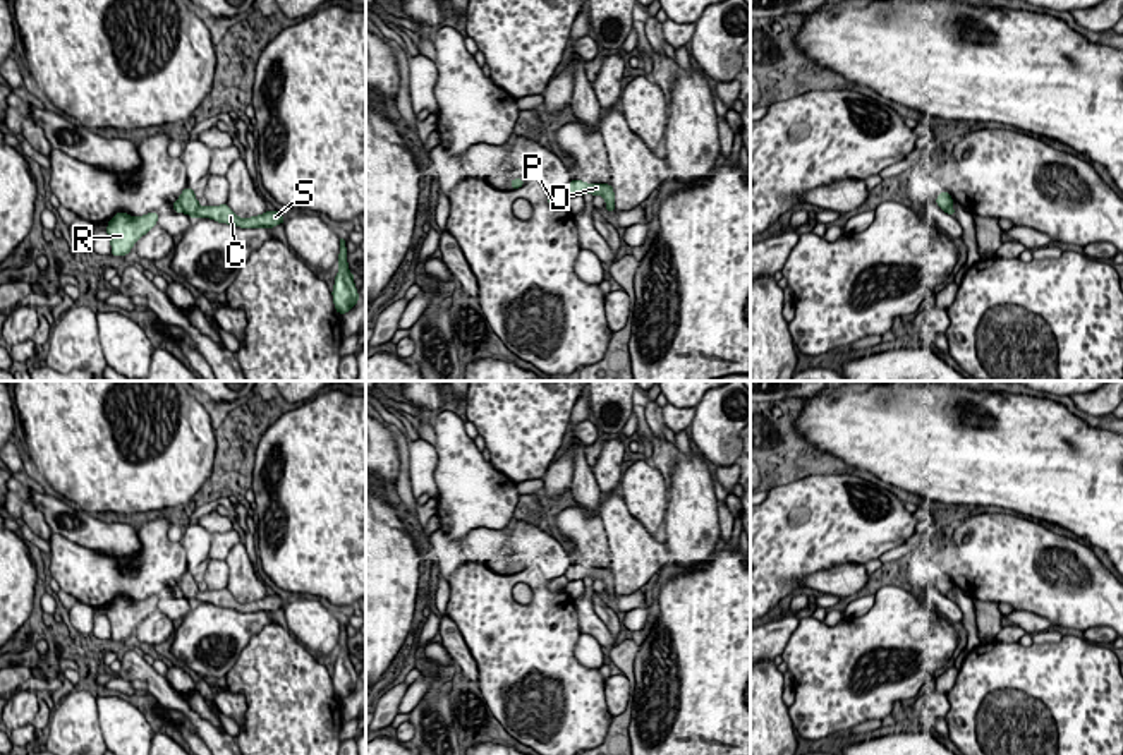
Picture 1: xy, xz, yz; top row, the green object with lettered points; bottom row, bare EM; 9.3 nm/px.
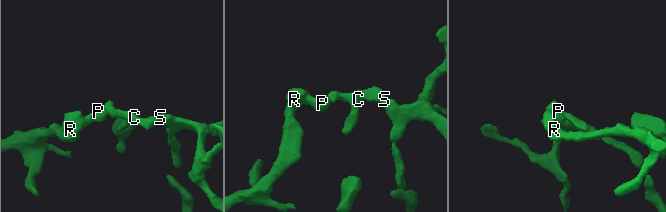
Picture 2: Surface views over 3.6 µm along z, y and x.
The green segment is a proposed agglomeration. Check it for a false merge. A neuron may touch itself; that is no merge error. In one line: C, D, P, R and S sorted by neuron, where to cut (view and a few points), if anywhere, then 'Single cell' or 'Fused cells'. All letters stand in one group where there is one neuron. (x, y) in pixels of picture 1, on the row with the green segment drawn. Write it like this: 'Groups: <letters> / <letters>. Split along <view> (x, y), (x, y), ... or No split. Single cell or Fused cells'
Groups: C D S / P R. Split along xz (564, 191), (569, 196). Fused cells

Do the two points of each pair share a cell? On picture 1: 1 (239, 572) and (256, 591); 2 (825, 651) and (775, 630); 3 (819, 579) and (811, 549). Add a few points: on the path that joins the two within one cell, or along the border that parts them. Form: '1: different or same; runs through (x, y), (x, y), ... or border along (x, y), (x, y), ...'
1: same; runs through (242, 577), (251, 585)
2: different; border along (801, 616), (780, 654)
3: different; border along (857, 563), (816, 570), (799, 584)

